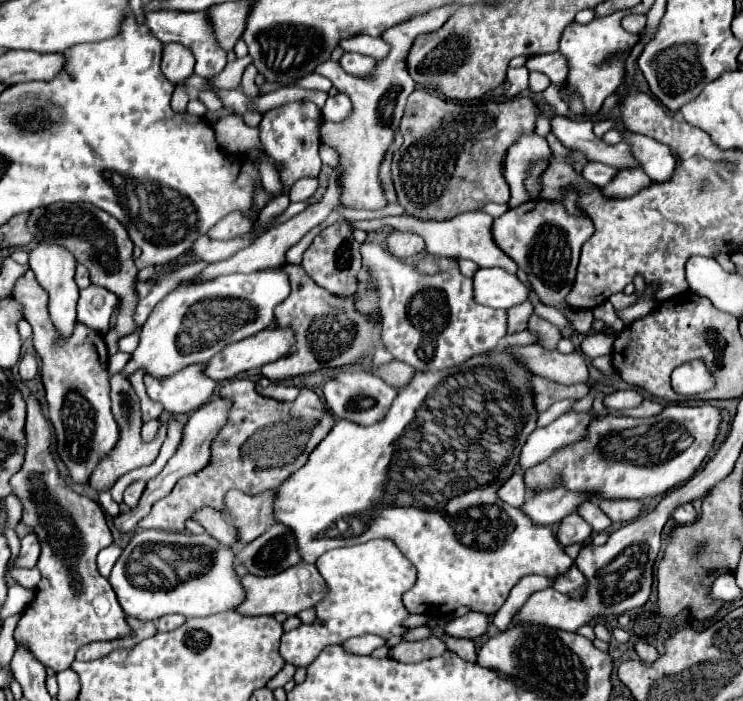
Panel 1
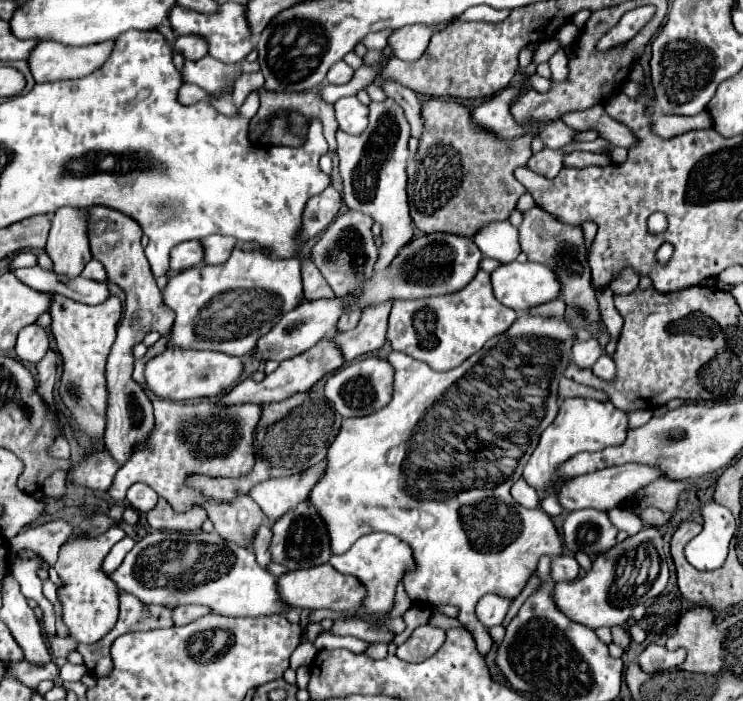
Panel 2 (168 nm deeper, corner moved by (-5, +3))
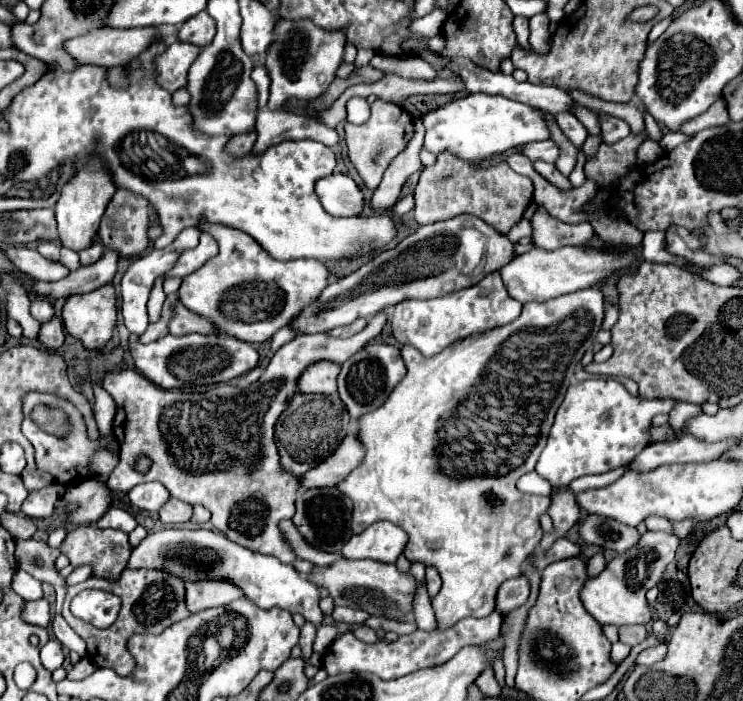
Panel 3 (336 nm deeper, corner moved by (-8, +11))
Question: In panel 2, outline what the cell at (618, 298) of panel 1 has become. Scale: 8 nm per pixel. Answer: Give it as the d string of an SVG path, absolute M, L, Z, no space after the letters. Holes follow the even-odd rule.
M630 267L628 269L622 269L616 279L610 283L610 289L618 295L626 295L630 291L634 291L638 287L638 281L640 281L640 275L636 275Z

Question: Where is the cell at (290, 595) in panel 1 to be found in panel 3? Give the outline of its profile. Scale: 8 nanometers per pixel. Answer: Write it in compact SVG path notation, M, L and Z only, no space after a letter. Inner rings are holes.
M339 559L325 569L315 567L307 575L307 579L317 583L317 587L325 587L329 591L329 595L333 597L335 605L363 609L369 615L383 613L393 619L407 619L409 611L413 615L411 601L413 601L413 593L415 593L415 579L411 575L399 573L395 565L385 565L385 563L377 563L371 559L363 559L363 561Z

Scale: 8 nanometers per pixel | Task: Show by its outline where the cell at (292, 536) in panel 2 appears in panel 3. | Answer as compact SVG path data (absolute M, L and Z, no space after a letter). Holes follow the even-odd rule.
M325 487L325 489L307 489L297 495L295 501L297 513L293 515L293 523L297 531L303 535L309 545L315 549L321 549L325 553L339 553L341 547L351 539L351 501L337 491L337 487ZM323 497L325 497L325 507L323 507Z

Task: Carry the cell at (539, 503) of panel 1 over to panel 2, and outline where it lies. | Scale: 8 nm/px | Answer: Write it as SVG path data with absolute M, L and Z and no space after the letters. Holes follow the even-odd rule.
M626 463L626 465L600 469L600 471L590 473L590 475L578 475L578 477L570 479L568 483L564 483L558 495L560 495L560 503L566 511L576 511L576 509L586 509L586 507L610 511L614 507L620 507L638 489L646 487L648 483L656 481L658 477L662 477L662 471L658 467L642 465L642 463Z

